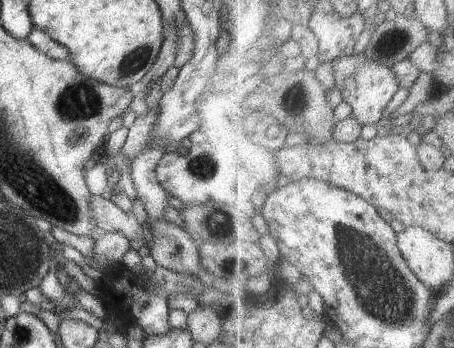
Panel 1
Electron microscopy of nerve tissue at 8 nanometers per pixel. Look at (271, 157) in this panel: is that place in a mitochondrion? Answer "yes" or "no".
no

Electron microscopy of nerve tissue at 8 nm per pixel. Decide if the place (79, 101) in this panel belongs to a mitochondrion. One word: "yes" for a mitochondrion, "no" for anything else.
yes

